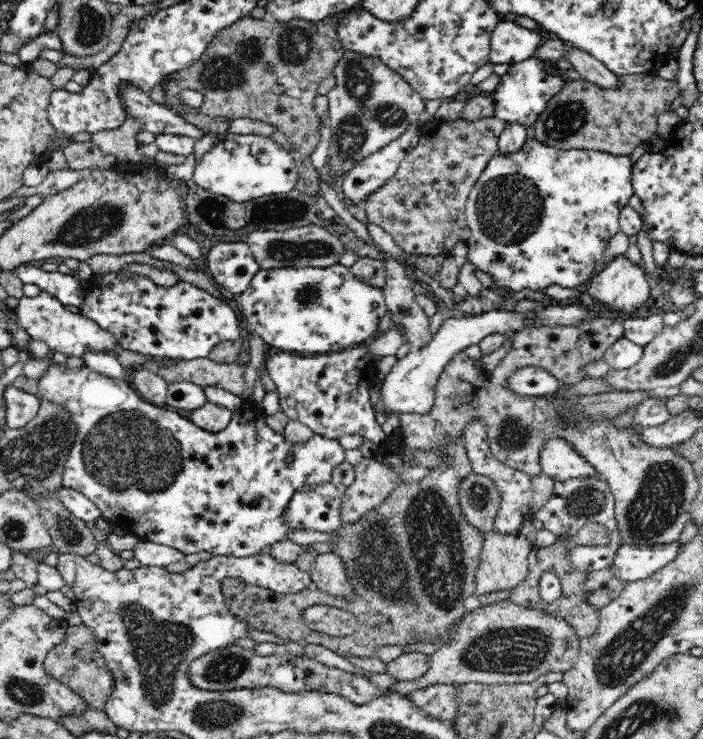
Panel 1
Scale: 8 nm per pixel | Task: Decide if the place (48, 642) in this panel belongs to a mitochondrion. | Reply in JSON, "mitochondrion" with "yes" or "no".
{"mitochondrion":"no"}

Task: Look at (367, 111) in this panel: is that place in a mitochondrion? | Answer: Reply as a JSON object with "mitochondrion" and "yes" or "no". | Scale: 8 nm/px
{"mitochondrion":"yes"}

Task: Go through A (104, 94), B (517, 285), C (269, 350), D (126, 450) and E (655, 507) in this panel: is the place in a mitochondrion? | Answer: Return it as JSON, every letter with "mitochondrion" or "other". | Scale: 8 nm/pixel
{"A":"other","B":"other","C":"other","D":"mitochondrion","E":"mitochondrion"}

